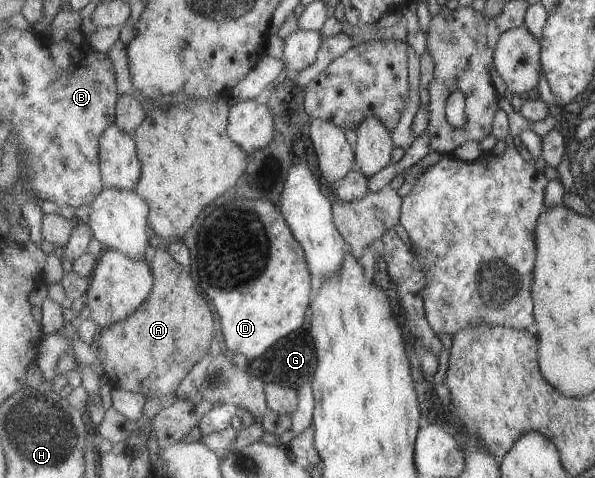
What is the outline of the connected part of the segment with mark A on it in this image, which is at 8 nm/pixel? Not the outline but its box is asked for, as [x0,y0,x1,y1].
[95,247,215,422]

